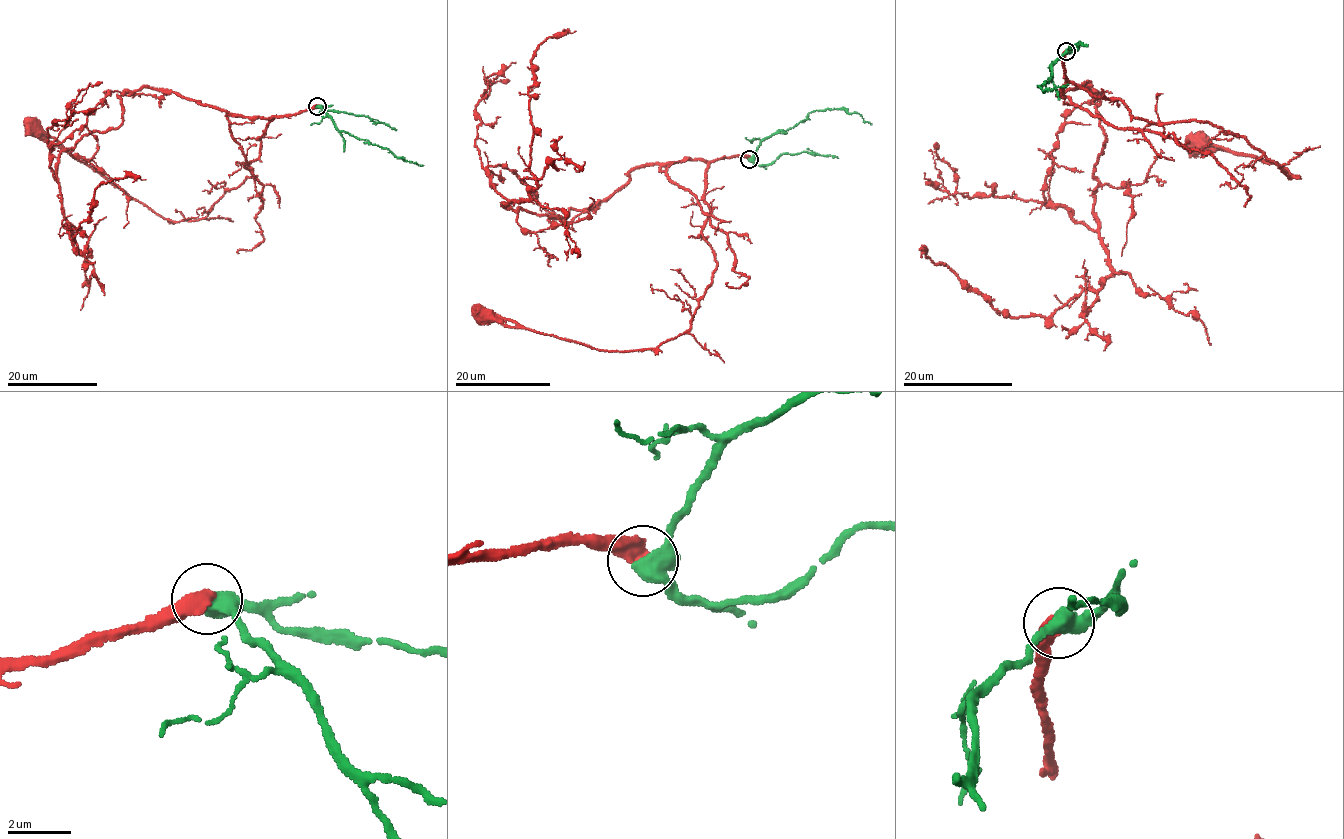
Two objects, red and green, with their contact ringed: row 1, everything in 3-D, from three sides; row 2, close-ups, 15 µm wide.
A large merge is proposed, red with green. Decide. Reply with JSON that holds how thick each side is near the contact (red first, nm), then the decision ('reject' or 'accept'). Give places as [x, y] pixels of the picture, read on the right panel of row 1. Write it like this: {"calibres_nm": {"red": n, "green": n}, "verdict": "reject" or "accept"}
{"calibres_nm": {"red": 480, "green": 550}, "verdict": "accept"}

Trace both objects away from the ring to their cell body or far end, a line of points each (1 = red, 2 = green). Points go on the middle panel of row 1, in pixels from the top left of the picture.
1: (750, 158), (709, 164), (701, 232), (717, 269), (682, 334), (655, 348), (611, 351), (484, 317)
2: (750, 158), (764, 139), (793, 128), (812, 111), (845, 110), (860, 114), (871, 124)

